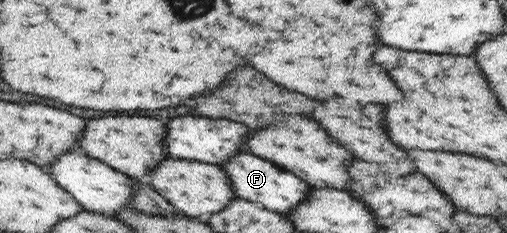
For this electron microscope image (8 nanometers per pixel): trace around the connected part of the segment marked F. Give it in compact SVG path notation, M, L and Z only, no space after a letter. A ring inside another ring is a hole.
M238 152L232 158L228 158L224 164L219 164L228 172L232 182L233 190L237 198L248 200L267 207L270 211L277 211L279 214L290 214L308 198L312 187L305 179L286 171L268 159L259 158L249 152Z

